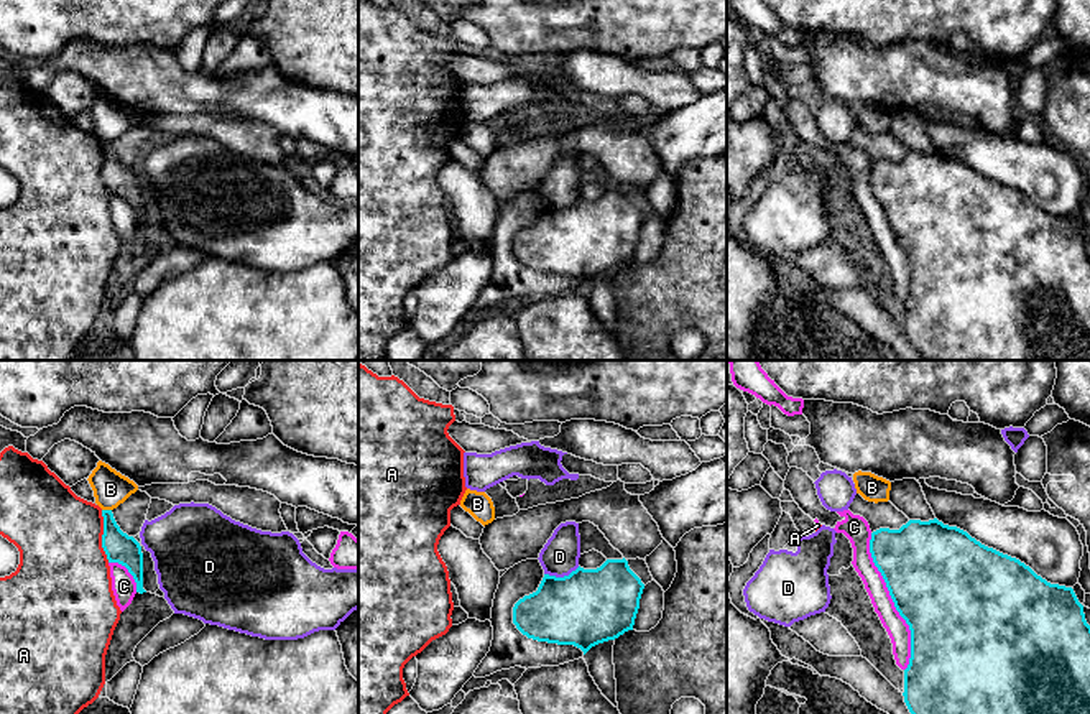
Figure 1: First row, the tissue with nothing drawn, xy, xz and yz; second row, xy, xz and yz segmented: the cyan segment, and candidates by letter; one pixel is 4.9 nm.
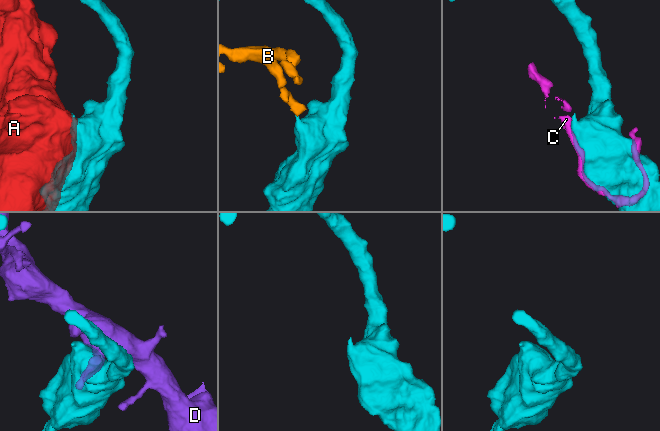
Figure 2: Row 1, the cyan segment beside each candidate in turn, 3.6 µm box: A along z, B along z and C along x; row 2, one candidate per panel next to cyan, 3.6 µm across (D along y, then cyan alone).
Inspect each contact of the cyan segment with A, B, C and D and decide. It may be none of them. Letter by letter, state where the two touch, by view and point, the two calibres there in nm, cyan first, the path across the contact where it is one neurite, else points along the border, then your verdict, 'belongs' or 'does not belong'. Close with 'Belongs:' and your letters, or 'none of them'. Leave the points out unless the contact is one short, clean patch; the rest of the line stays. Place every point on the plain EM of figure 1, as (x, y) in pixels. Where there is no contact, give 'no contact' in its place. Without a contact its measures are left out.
A: meets cyan in xy at (102, 168); 150 nm thick on the cyan side, 440 nm on the other; does not belong
B: meets cyan in xy at (107, 142); 150 nm thick on the cyan side, 170 nm on the other; runs through xy (119, 178), (112, 168), (107, 142), (110, 120); belongs
C: meets cyan in yz at (893, 232); 500 nm thick on the cyan side, 110 nm on the other; does not belong
D: meets cyan in xz at (561, 209); 360 nm thick on the cyan side, 190 nm on the other; does not belong
Belongs: B

